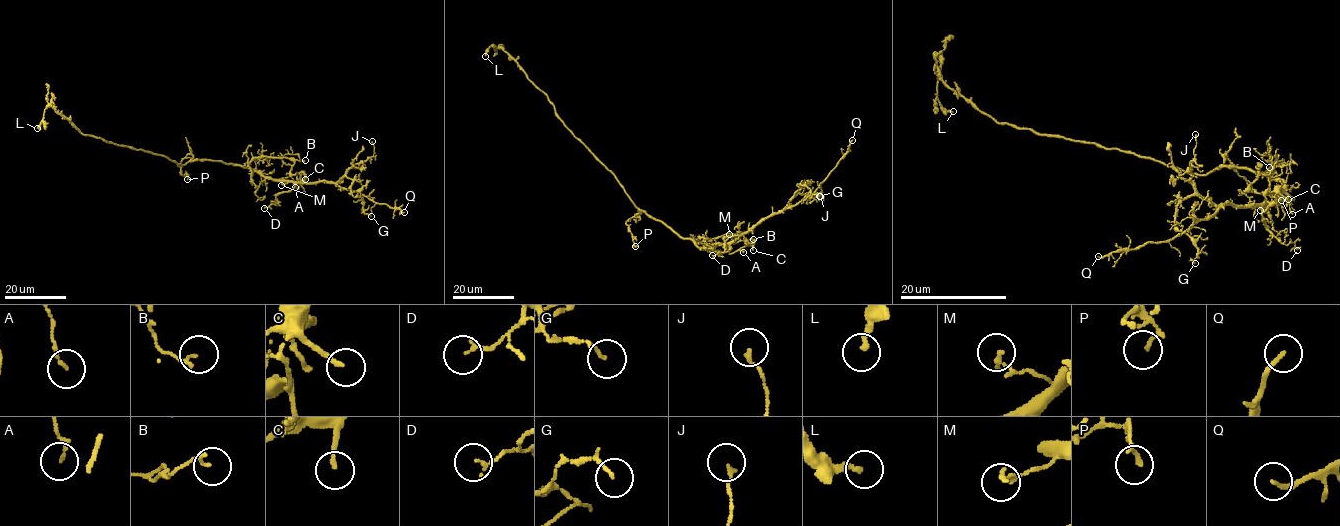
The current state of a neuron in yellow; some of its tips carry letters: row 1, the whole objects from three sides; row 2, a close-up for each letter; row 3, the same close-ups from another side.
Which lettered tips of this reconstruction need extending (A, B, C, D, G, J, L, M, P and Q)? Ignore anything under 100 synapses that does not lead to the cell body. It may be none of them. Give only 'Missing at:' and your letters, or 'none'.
Missing at: Q

